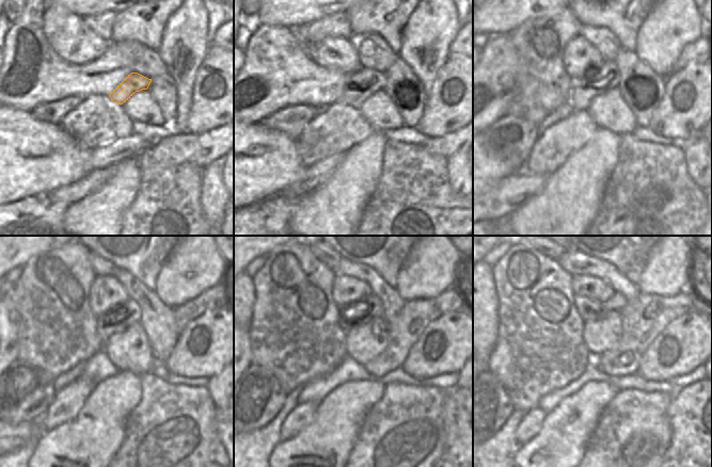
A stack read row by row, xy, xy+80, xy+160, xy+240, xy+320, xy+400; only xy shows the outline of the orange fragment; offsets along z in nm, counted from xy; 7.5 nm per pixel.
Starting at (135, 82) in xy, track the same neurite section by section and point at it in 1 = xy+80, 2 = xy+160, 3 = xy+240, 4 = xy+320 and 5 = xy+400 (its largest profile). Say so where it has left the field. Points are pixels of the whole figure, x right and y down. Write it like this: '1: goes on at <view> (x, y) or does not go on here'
1: goes on at xy+80 (361, 84)
2: goes on at xy+160 (606, 78)
3: goes on at xy+240 (117, 320)
4: goes on at xy+320 (361, 311)
5: goes on at xy+400 (588, 309)

